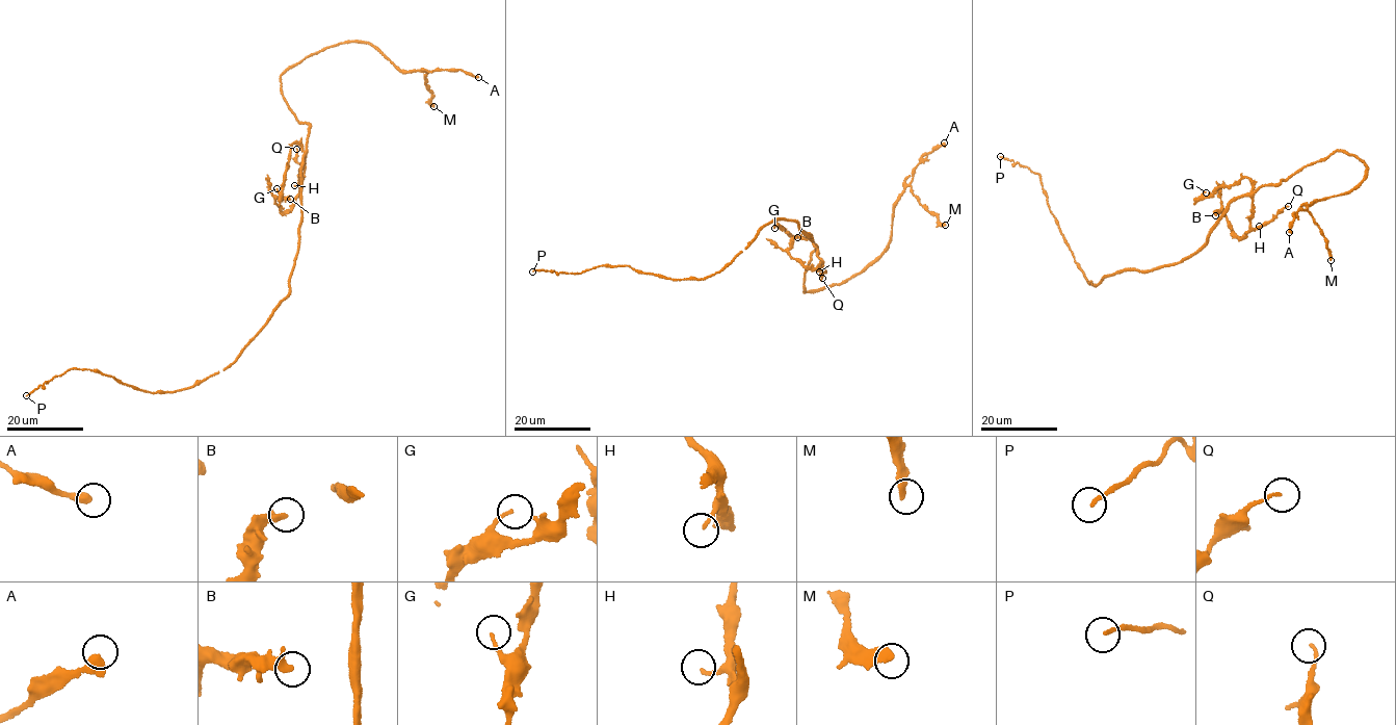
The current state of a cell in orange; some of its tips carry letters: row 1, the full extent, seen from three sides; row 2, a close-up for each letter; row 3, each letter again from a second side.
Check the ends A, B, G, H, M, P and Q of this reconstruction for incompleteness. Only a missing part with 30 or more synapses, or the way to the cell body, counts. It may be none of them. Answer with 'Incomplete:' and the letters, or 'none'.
Incomplete: none

